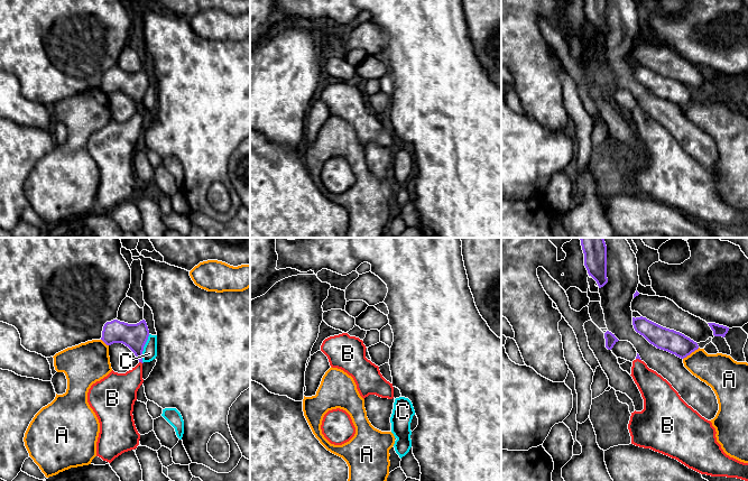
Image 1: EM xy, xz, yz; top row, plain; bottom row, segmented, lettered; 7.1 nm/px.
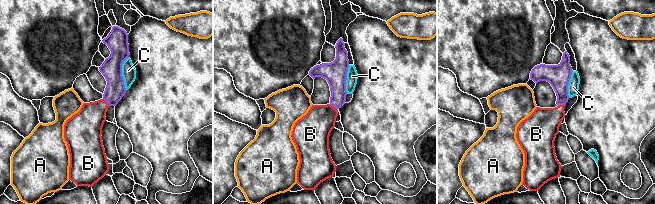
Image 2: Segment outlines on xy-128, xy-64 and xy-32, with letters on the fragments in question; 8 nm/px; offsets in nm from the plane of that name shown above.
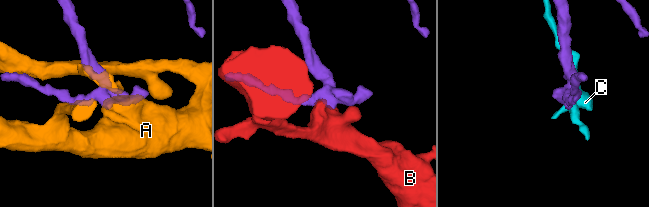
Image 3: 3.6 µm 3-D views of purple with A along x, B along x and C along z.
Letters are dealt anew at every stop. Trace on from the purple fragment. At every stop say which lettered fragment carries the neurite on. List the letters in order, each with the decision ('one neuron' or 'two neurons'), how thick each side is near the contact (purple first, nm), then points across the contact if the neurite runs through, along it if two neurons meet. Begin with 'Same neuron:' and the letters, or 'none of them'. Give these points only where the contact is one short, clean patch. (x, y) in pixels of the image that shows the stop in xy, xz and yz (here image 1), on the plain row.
Same neuron: B
A: two neurons; calibres 160 and 260 nm; border yz (699, 96), (683, 108)
B: one neuron; calibres 180 and 240 nm; way xy (135, 85), (140, 110), (136, 122), (120, 138)
C: two neurons; calibres 180 and 100 nm

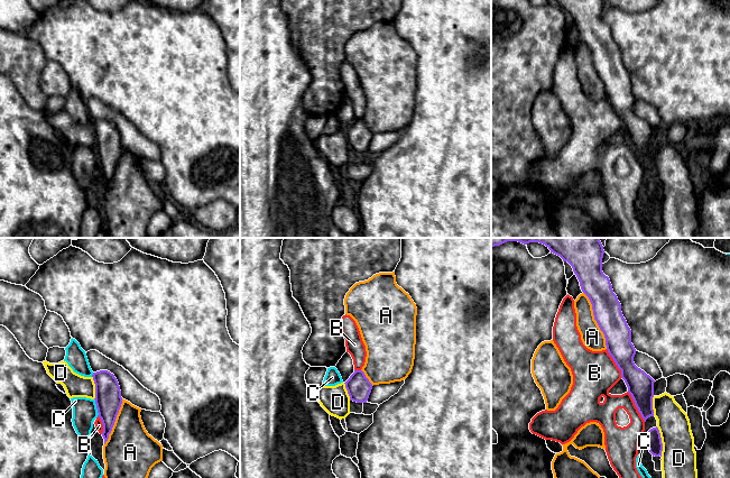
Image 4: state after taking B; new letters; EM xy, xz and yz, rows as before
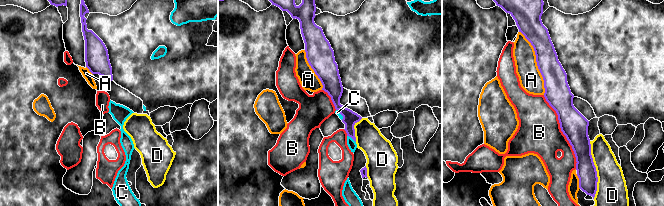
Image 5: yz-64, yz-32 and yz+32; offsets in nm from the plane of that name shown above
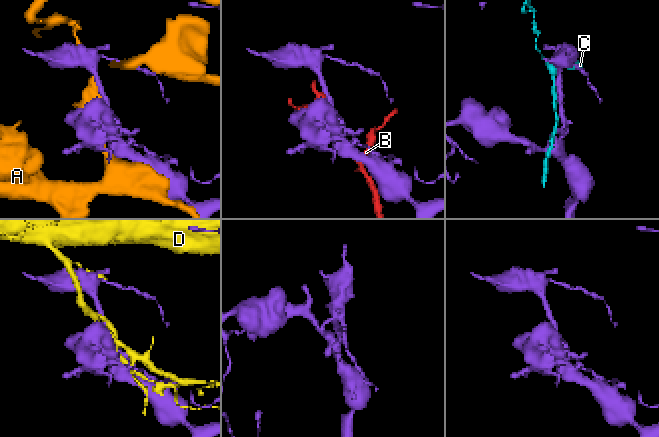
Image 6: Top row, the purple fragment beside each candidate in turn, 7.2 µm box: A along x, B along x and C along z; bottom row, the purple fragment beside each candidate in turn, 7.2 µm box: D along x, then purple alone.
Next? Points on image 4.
Same neuron: none of them
A: two neurons; calibres 200 and 160 nm
B: two neurons; calibres 190 and 180 nm
C: two neurons; calibres 190 and 180 nm; border xy (94, 147), (98, 164)
D: two neurons; calibres 110 and 260 nm

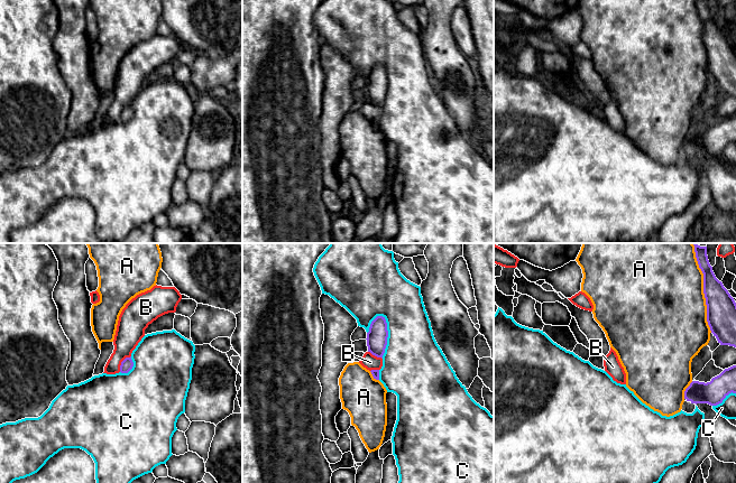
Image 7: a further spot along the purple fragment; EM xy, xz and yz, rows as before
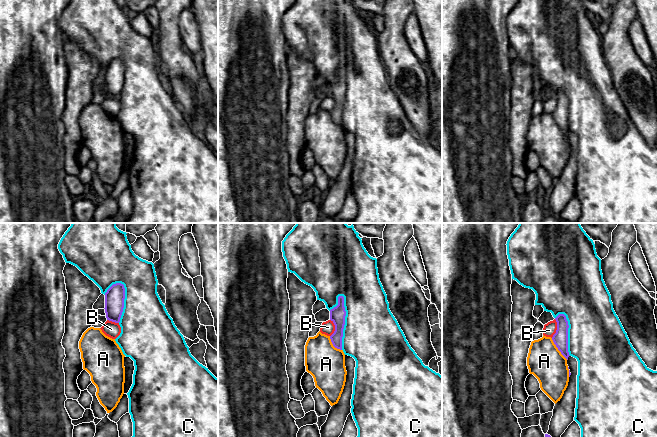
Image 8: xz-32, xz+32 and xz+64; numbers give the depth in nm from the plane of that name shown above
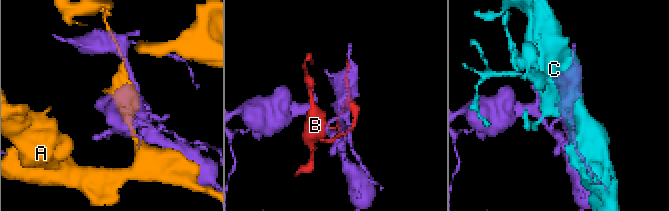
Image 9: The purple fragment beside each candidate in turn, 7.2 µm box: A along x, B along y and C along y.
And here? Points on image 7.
Same neuron: none of them
A: two neurons; calibres 200 and 500 nm
B: two neurons; calibres 90 and 200 nm; border xy (130, 104), (121, 111), (119, 120)
C: two neurons; calibres 140 and 420 nm

